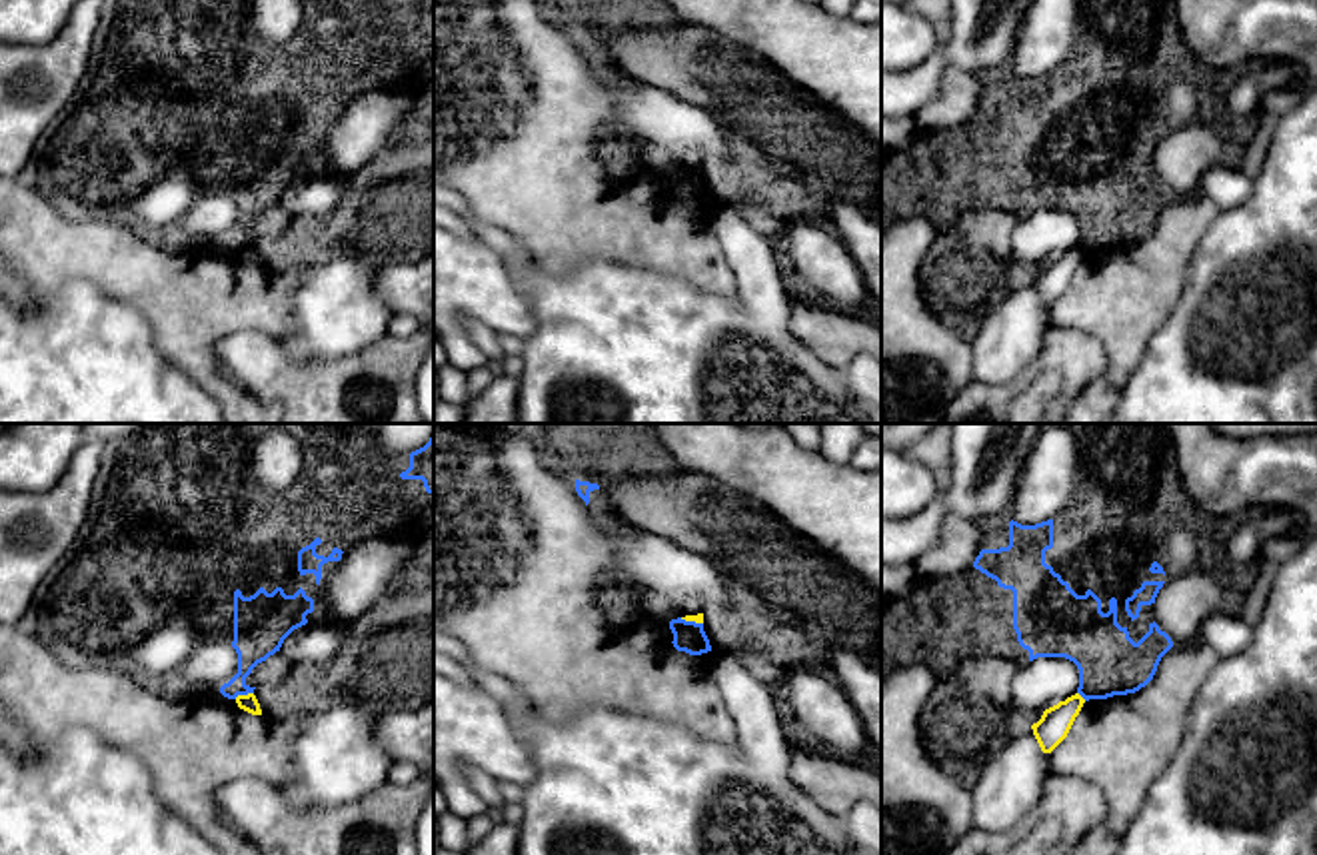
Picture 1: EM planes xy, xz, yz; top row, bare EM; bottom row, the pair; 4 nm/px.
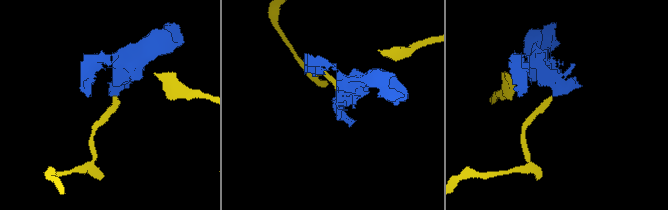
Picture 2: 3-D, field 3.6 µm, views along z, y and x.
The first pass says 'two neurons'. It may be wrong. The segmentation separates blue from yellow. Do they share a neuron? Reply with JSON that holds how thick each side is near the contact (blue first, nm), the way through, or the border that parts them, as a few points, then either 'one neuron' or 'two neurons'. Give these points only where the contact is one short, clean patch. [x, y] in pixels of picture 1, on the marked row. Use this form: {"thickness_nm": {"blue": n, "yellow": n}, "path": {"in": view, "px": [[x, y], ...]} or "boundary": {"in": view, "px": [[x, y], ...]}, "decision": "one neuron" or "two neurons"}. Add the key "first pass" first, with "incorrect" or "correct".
{"first pass": "correct", "thickness_nm": {"blue": 200, "yellow": 70}, "boundary": {"in": "xy", "px": [[252, 692], [234, 698]]}, "decision": "two neurons"}

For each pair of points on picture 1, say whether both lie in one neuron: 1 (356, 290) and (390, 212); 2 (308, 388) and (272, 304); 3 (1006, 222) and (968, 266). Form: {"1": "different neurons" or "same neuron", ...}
{"1": "different neurons", "2": "different neurons", "3": "same neuron"}

